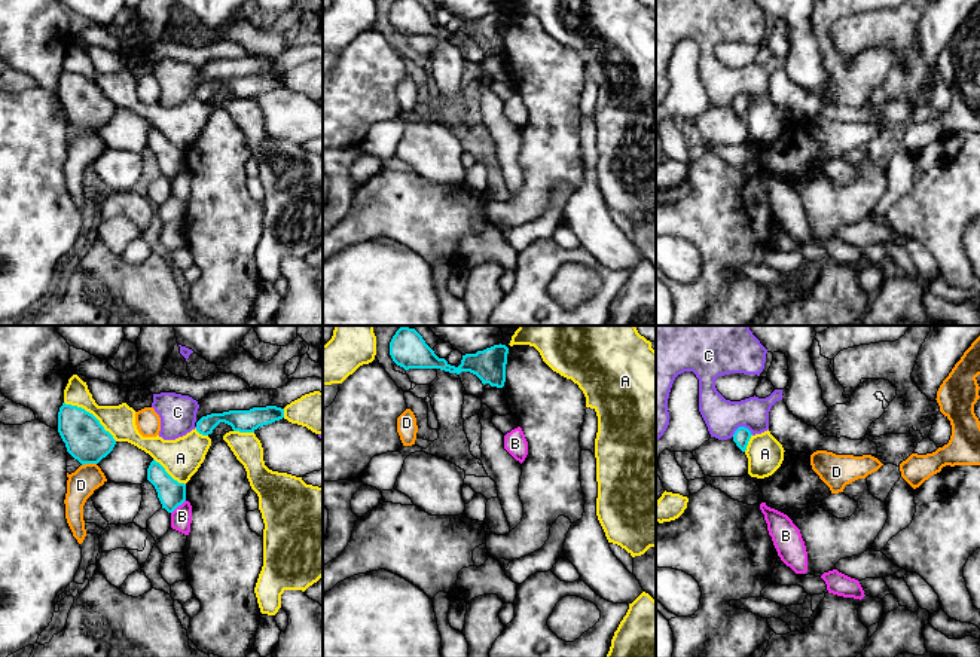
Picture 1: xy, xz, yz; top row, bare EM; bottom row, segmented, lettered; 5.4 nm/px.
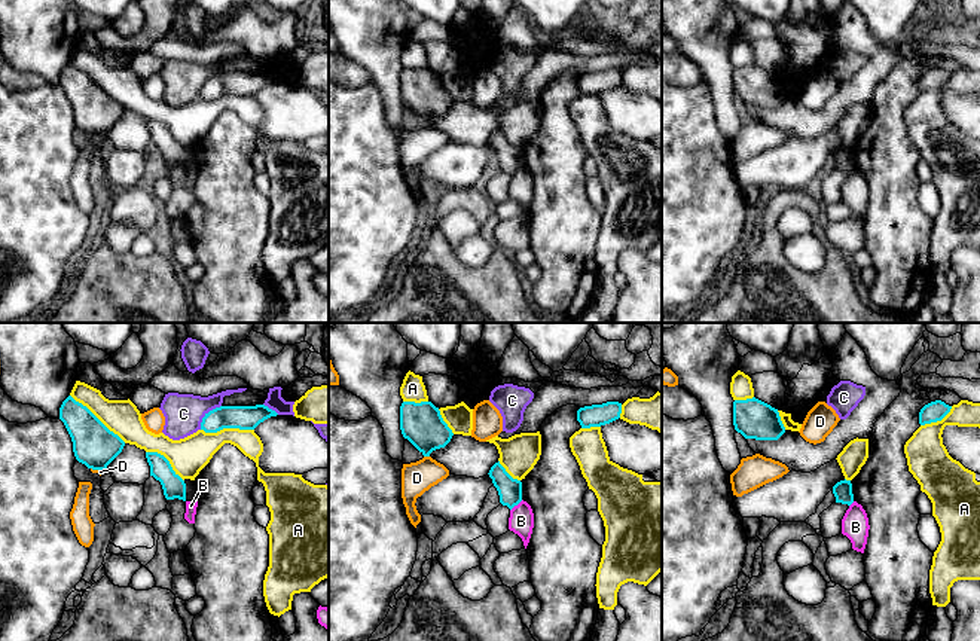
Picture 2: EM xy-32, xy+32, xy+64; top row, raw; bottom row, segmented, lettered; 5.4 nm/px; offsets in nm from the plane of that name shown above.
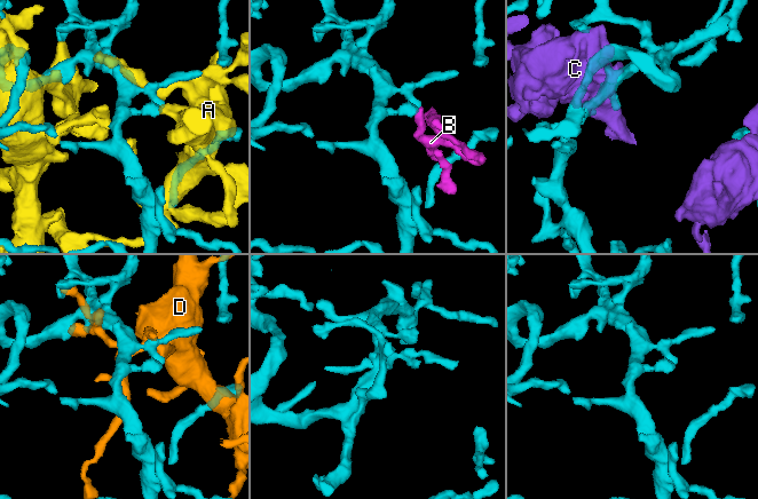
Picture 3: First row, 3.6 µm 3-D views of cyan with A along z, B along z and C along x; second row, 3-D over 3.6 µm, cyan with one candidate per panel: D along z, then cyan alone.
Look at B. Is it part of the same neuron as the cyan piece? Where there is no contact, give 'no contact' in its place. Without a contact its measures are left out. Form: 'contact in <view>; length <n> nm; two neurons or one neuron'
contact in xy; length 110 nm; two neurons

